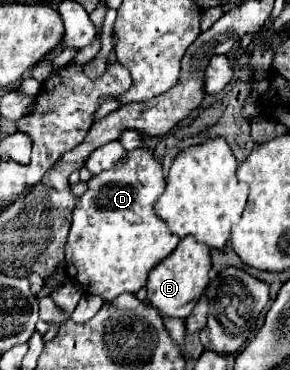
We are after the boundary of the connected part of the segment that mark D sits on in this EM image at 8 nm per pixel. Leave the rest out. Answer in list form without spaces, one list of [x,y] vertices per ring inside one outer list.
[[[149,149],[129,151],[129,157],[125,161],[119,161],[117,165],[113,165],[113,169],[95,175],[89,181],[89,191],[79,199],[73,211],[73,225],[65,245],[63,261],[69,279],[79,281],[85,293],[99,295],[105,303],[111,303],[121,293],[137,293],[141,287],[145,287],[149,271],[157,267],[165,257],[169,257],[179,243],[179,237],[169,233],[167,225],[155,213],[155,203],[161,197],[163,189],[165,179],[161,173],[161,163]]]

